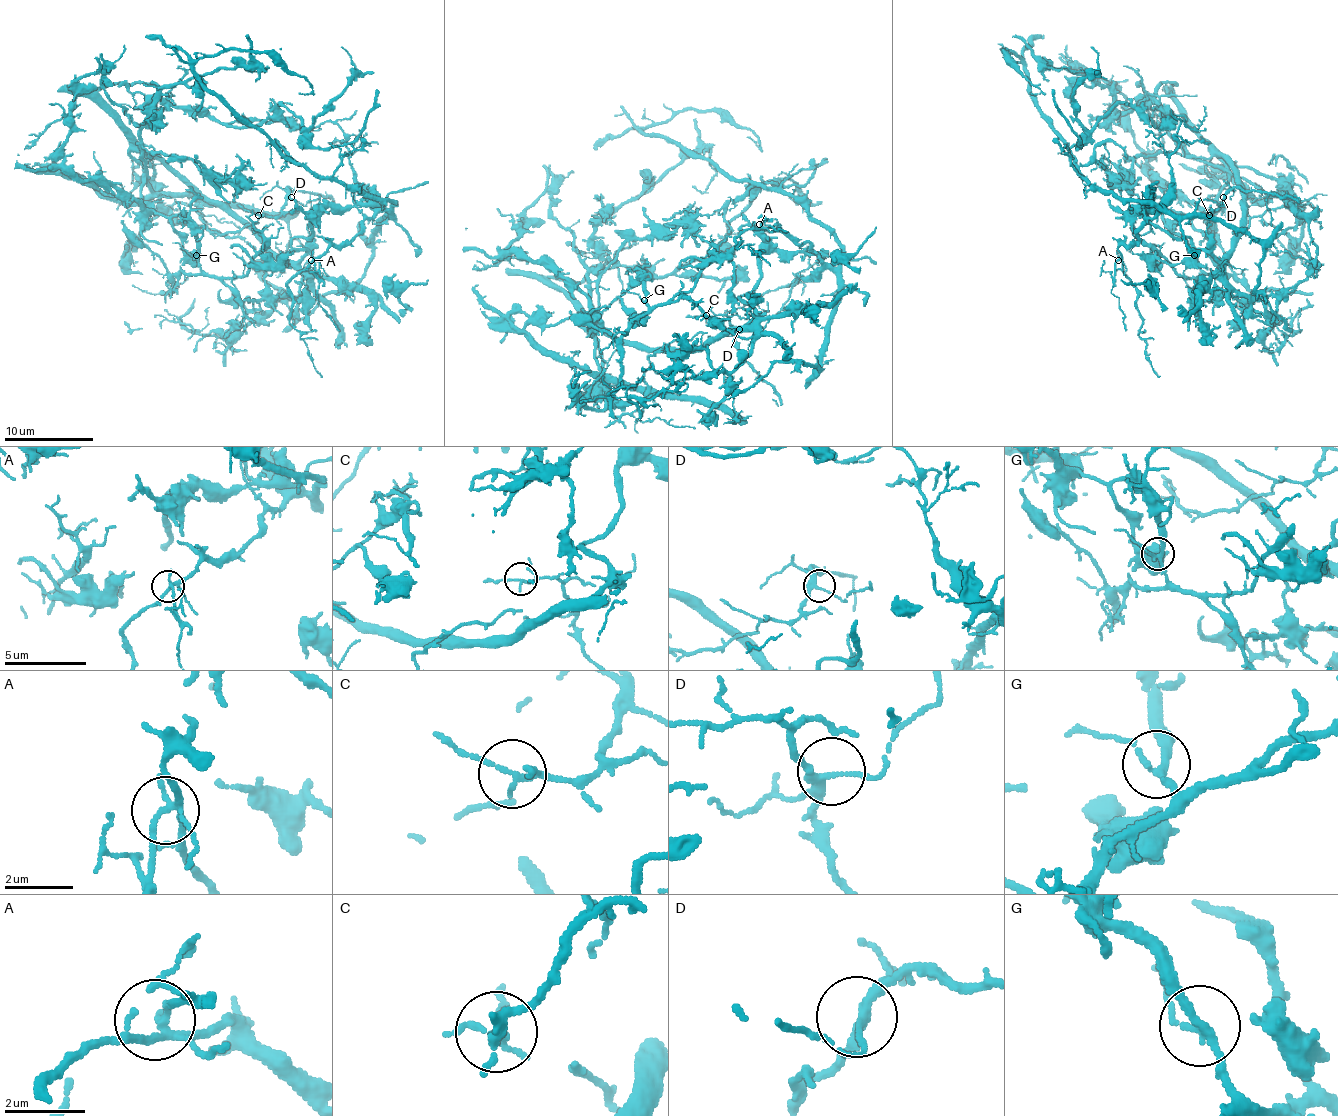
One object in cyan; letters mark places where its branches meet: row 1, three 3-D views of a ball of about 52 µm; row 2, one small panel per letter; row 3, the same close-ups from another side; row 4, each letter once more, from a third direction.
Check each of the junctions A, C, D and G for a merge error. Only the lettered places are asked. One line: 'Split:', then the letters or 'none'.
Split: none

